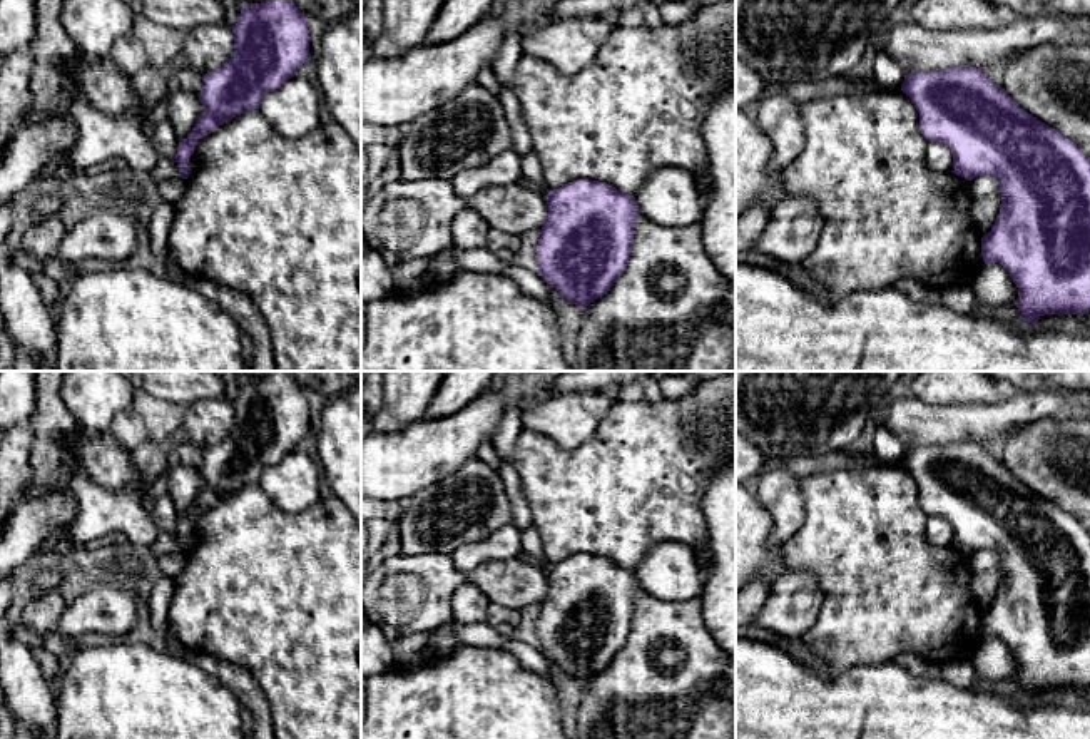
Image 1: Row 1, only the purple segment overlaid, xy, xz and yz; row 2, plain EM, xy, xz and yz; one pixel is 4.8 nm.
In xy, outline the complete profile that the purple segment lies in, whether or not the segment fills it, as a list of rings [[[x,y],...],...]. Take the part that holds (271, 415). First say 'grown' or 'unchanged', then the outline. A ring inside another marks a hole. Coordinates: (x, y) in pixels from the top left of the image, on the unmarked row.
unchanged | [[[269,371],[261,378],[242,380],[239,393],[231,401],[234,428],[219,445],[204,450],[202,465],[197,468],[204,487],[192,508],[179,517],[177,528],[174,530],[179,540],[177,552],[189,552],[187,537],[199,513],[214,507],[232,492],[259,483],[264,468],[279,463],[286,455],[298,450],[299,441],[311,433],[311,411],[304,393],[291,371]]]

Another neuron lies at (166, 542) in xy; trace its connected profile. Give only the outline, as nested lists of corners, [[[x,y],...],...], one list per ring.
[[[159,532],[155,542],[149,547],[155,555],[174,553],[179,550],[179,540],[174,532]]]

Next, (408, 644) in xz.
[[[405,632],[391,640],[393,654],[398,664],[406,662],[413,655],[426,649],[433,632]]]

